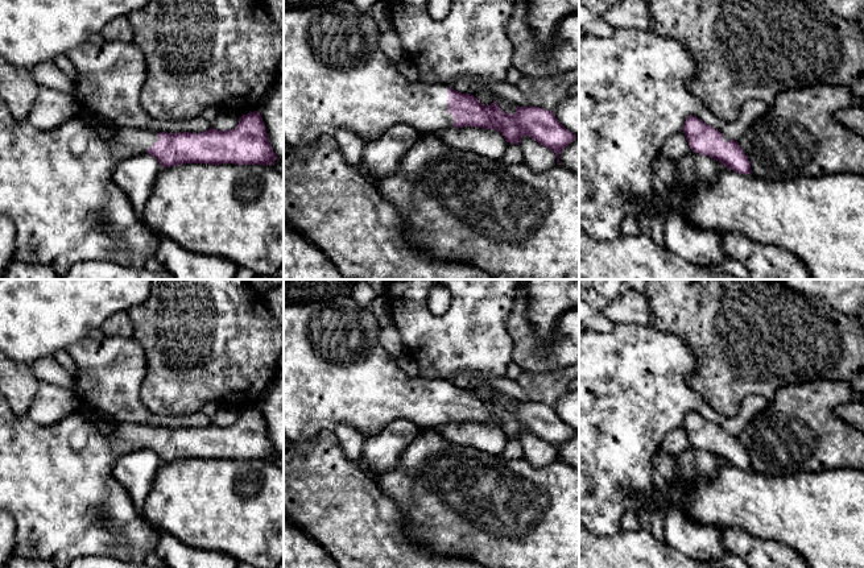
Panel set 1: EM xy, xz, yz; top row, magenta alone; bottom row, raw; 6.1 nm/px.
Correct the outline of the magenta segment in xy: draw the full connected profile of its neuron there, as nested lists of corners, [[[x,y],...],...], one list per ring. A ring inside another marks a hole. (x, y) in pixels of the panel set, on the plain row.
[[[0,391],[0,509],[8,511],[16,522],[13,555],[28,560],[46,560],[55,568],[69,568],[75,559],[95,555],[142,564],[145,557],[154,552],[160,530],[150,526],[136,510],[132,497],[113,477],[112,469],[120,456],[144,448],[153,451],[162,463],[182,459],[272,461],[278,453],[269,439],[259,406],[243,410],[232,426],[210,423],[202,428],[157,428],[121,423],[111,432],[103,434],[82,409],[53,426],[34,424],[16,415]]]

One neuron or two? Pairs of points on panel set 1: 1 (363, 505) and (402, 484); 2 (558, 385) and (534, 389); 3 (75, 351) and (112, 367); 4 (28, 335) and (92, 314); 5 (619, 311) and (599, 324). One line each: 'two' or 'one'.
1: two
2: one
3: one
4: one
5: two

